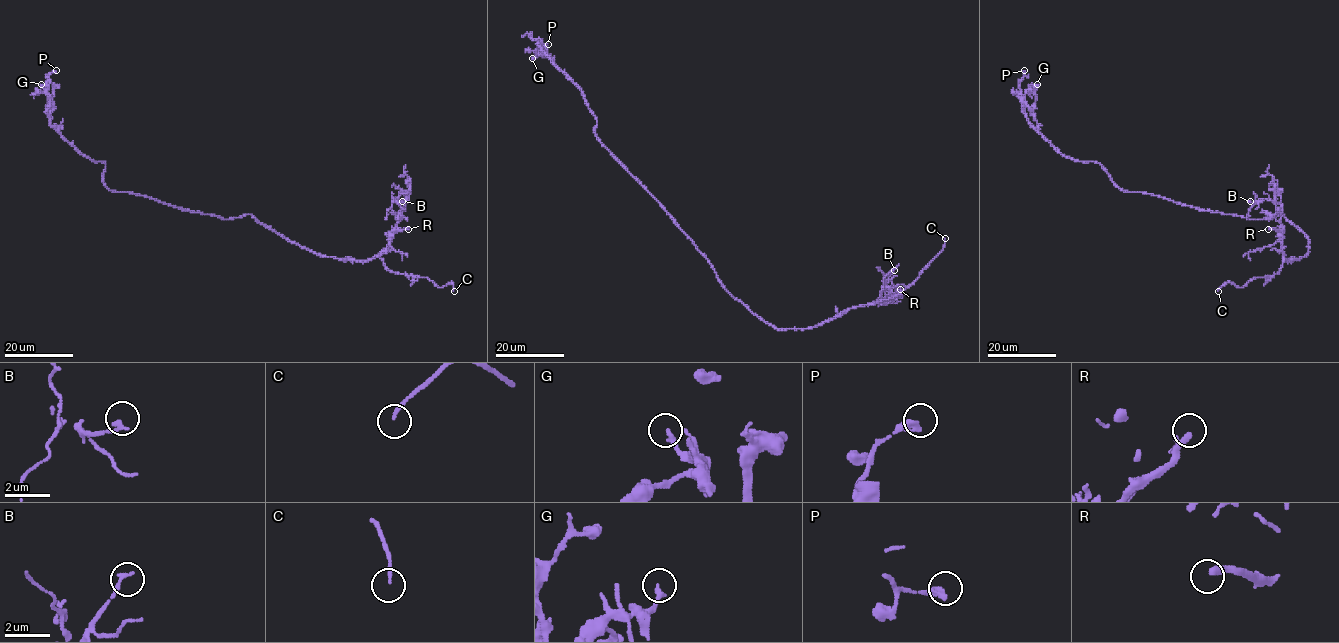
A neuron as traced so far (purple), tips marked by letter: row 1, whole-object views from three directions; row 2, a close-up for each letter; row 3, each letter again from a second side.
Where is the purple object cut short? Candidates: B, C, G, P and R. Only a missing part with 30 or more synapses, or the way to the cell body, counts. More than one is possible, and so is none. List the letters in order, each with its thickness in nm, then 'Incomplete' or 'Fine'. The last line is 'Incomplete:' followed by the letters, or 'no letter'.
B: Thickness 160 nm. Fine
C: Thickness 130 nm. Incomplete
G: Thickness 190 nm. Fine
P: Thickness 280 nm. Fine
R: Thickness 300 nm. Incomplete
Incomplete: C, R

